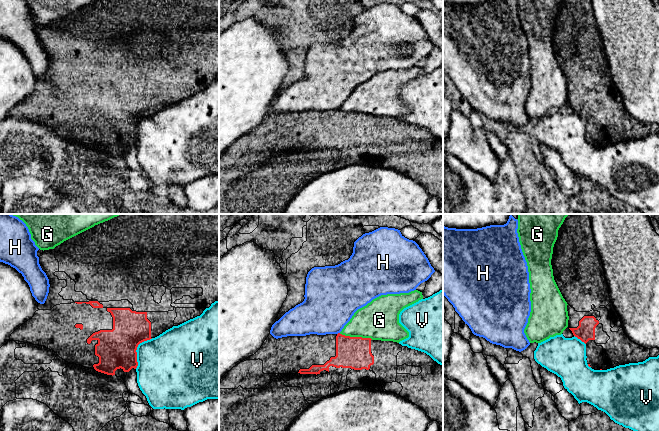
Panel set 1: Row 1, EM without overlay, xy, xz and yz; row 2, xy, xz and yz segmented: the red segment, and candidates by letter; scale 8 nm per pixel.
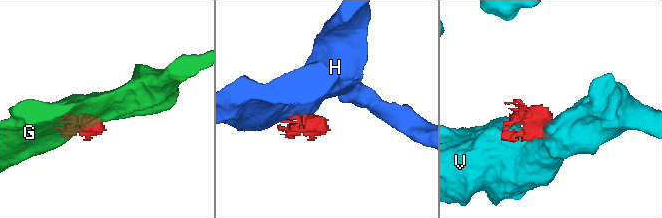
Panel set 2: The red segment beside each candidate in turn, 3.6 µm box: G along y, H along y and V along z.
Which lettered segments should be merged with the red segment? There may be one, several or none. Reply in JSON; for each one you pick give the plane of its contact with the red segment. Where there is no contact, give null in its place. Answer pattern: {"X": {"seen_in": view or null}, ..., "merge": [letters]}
{"merge": []}

